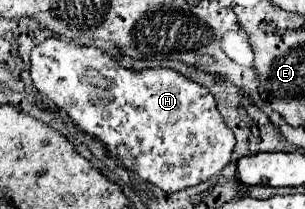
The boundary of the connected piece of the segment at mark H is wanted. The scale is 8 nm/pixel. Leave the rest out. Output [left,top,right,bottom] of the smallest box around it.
[30,36,235,192]

